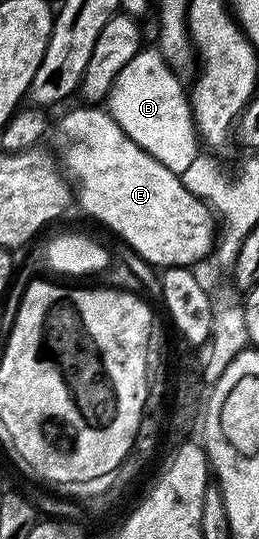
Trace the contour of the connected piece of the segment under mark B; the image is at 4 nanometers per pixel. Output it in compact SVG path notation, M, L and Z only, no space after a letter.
M141 49L136 56L125 65L122 73L114 81L106 100L106 110L114 117L114 121L137 143L154 161L162 161L166 169L170 169L181 177L187 176L187 171L197 166L202 144L196 134L196 122L192 120L192 104L186 87L180 84L172 64L165 61L164 56L156 49Z

